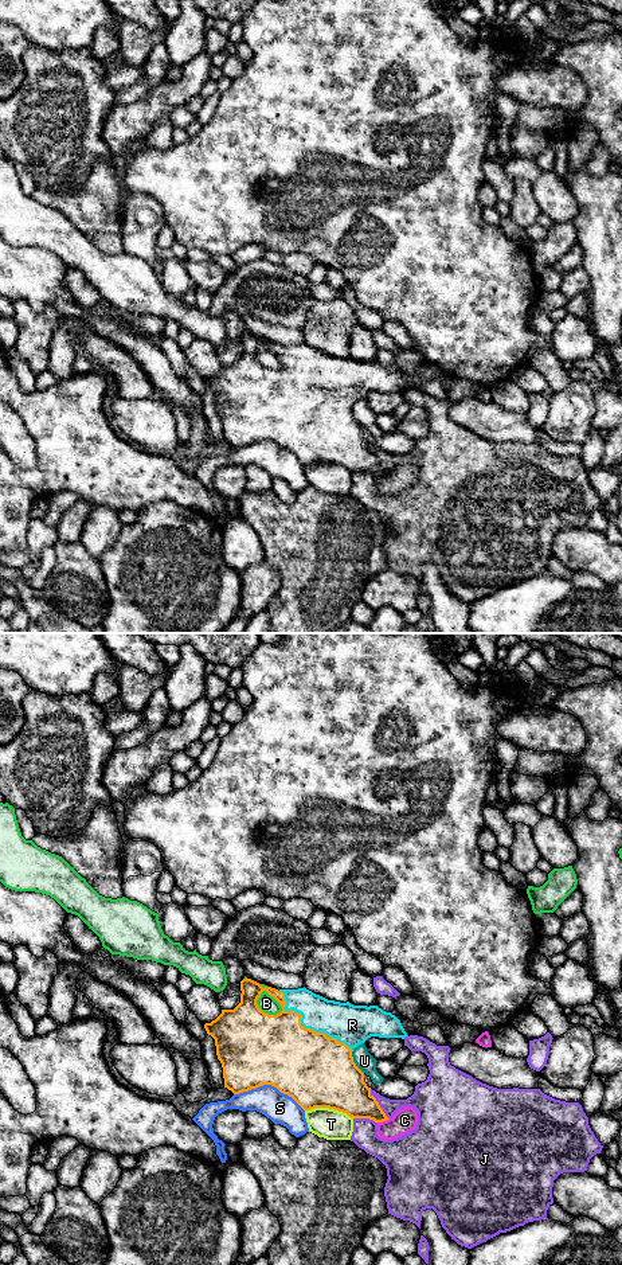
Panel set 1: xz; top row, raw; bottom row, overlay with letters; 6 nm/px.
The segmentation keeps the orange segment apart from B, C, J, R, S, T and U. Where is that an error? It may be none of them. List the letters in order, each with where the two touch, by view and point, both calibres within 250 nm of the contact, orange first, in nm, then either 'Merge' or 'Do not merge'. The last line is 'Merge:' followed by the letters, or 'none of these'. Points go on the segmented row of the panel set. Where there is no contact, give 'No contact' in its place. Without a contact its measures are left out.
B: Touches orange at xz (274, 998). Thickness 300 nm (orange) against 100 nm. Do not merge
C: Touches orange at xz (383, 1120). Thickness 220 nm (orange) against 150 nm. Do not merge
J: Touches orange at xz (378, 1104). Thickness 280 nm (orange) against 150 nm. Do not merge
R: Touches orange at xz (304, 1027). Thickness 420 nm (orange) against 220 nm. Merge
S: Touches orange at xz (269, 1084). Thickness 440 nm (orange) against 180 nm. Do not merge
T: Touches orange at xz (329, 1108). Thickness 440 nm (orange) against 180 nm. Do not merge
U: Touches orange at xz (353, 1062). Thickness 440 nm (orange) against 110 nm. Do not merge
Merge: R

